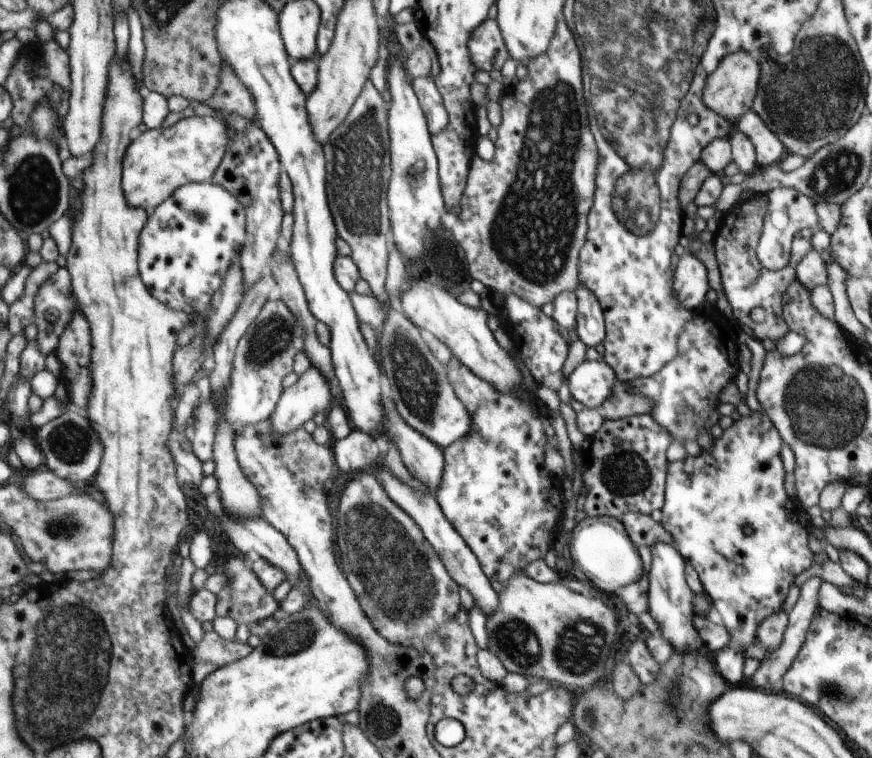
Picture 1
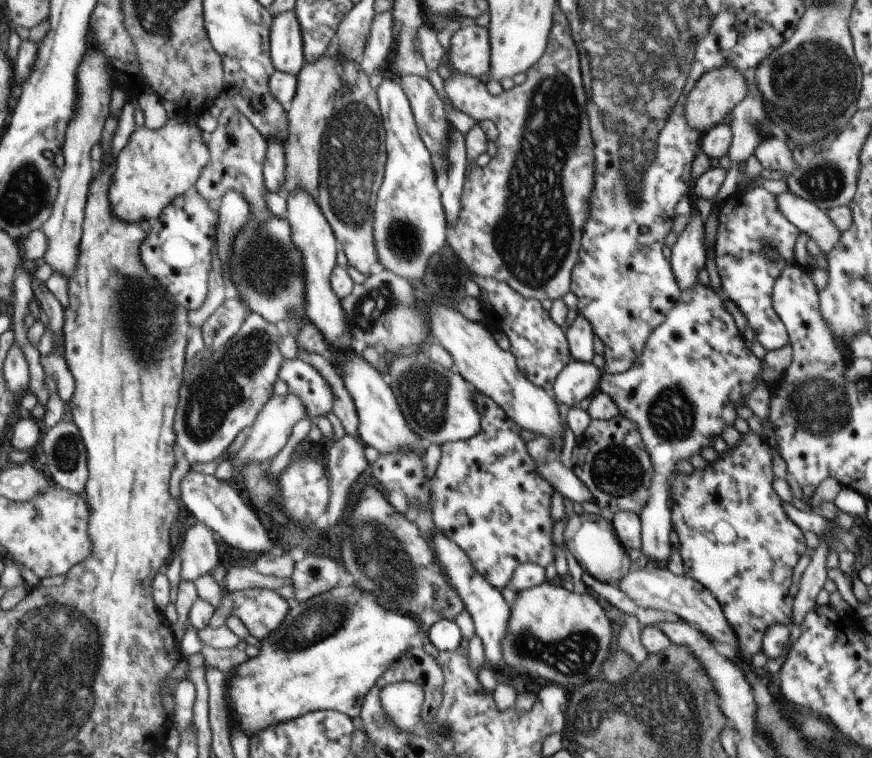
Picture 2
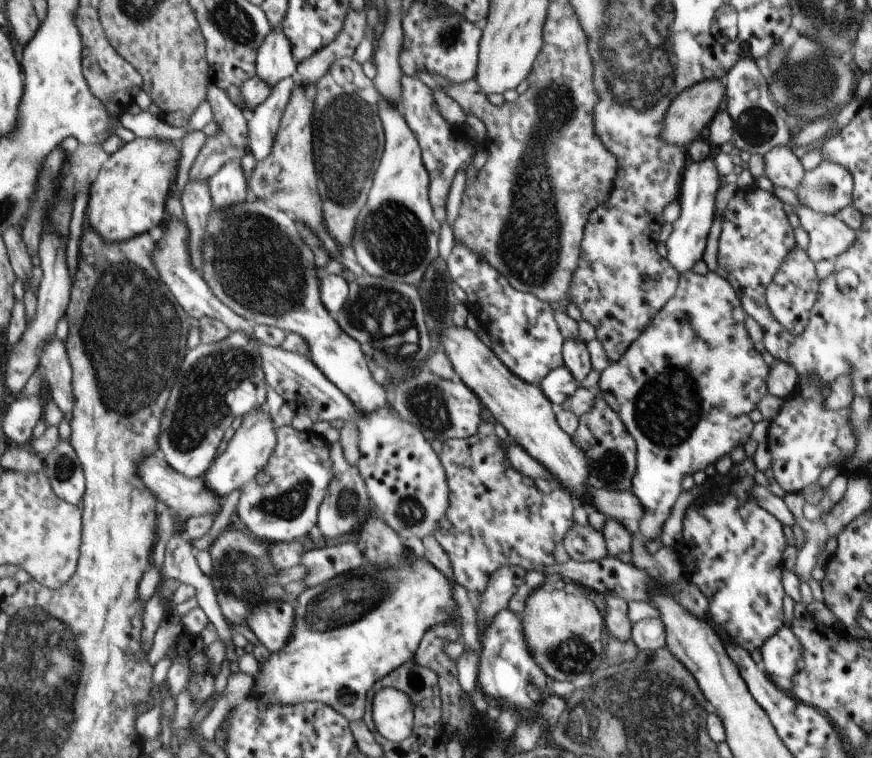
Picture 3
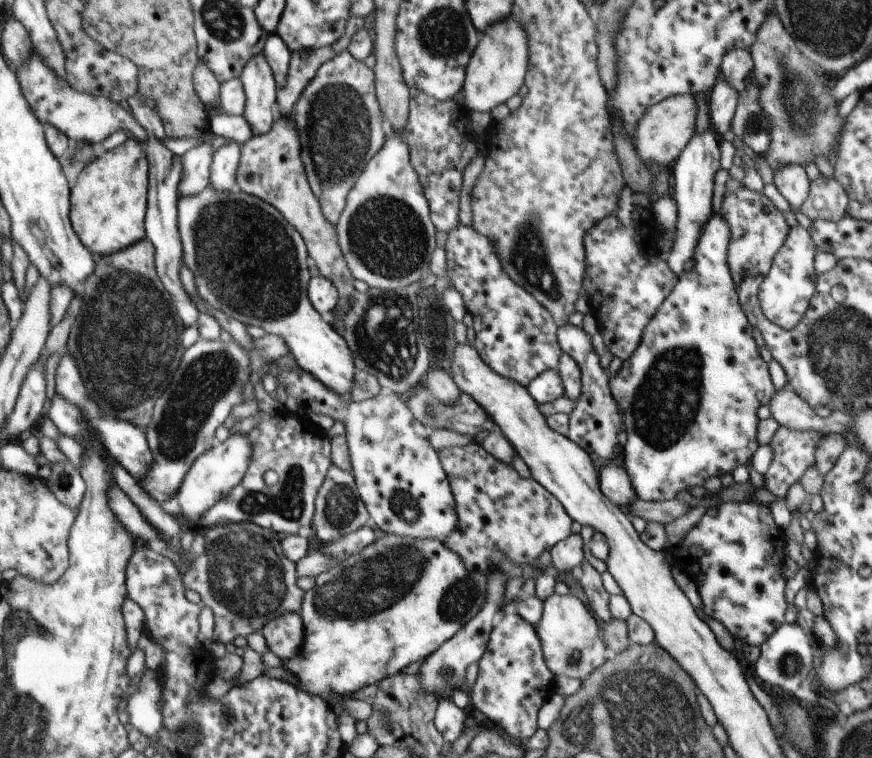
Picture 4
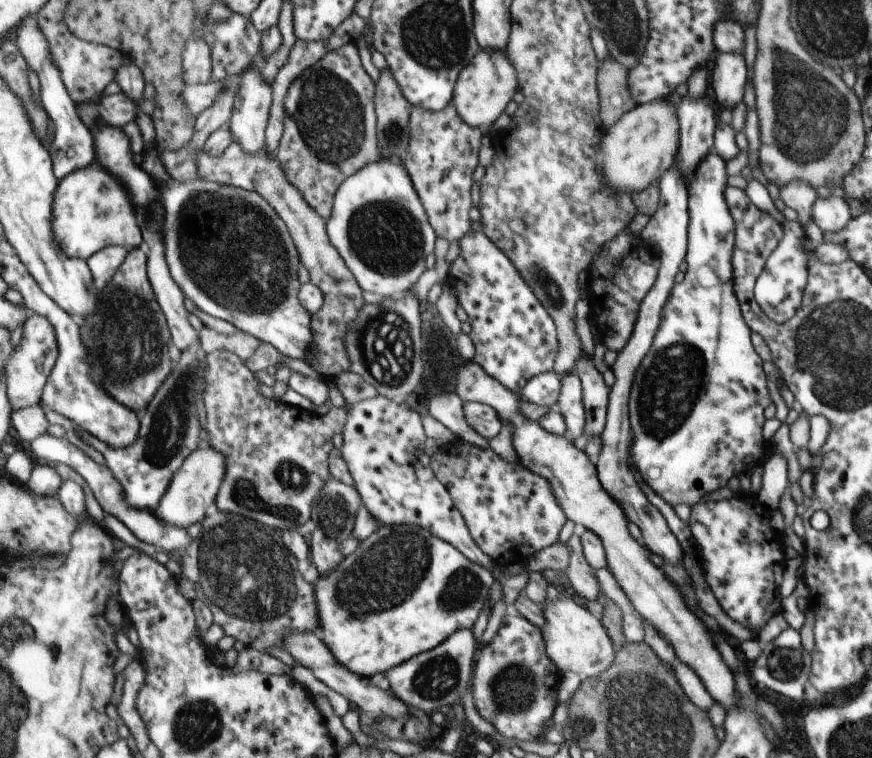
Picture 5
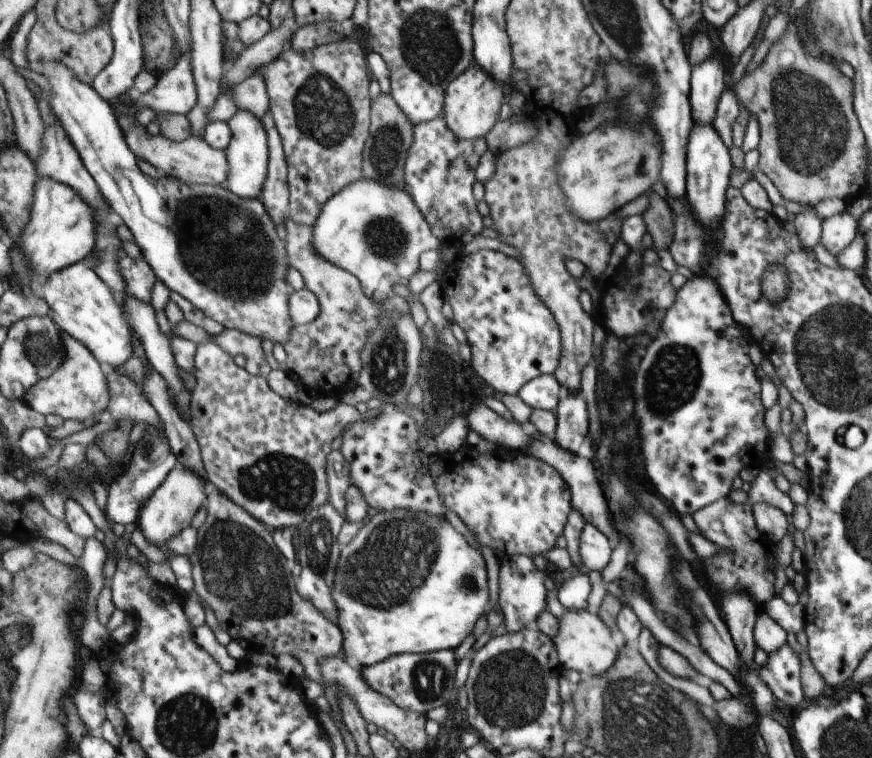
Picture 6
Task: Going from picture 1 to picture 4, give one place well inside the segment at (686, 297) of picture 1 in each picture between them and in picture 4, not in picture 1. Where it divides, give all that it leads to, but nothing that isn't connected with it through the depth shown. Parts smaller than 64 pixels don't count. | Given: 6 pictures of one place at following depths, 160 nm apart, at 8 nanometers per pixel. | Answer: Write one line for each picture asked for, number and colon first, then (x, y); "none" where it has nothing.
2: (687, 255)
3: (684, 245)
4: (693, 171)

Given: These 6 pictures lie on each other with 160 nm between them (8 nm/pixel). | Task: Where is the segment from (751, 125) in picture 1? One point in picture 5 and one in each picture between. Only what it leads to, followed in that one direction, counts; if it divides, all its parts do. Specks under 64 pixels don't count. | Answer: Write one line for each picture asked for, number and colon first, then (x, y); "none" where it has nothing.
2: (773, 153)
3: (780, 166)
4: (791, 182)
5: (798, 195)

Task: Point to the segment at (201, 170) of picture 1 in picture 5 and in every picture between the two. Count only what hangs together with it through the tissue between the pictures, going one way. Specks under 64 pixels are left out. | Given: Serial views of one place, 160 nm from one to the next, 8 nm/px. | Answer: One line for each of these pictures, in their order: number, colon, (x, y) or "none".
2: (156, 166)
3: (127, 199)
4: (109, 203)
5: (93, 212)

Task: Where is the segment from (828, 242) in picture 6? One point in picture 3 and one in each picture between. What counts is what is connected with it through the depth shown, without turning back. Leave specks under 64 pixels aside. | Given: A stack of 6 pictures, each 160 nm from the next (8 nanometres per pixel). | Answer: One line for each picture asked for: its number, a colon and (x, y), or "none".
3: (828, 187)
4: (826, 200)
5: (830, 214)

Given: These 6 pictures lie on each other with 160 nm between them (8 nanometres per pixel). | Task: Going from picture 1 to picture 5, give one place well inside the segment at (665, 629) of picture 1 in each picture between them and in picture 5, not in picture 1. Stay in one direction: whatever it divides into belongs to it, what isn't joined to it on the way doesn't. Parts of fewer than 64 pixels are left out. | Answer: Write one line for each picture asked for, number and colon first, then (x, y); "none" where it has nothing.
2: (678, 401)
3: (684, 391)
4: (697, 378)
5: (685, 435)

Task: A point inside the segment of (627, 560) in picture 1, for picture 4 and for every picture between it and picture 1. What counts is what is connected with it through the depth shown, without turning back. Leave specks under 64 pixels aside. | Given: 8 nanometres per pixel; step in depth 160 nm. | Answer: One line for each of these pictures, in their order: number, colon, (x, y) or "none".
2: (590, 538)
3: (582, 543)
4: (566, 555)

